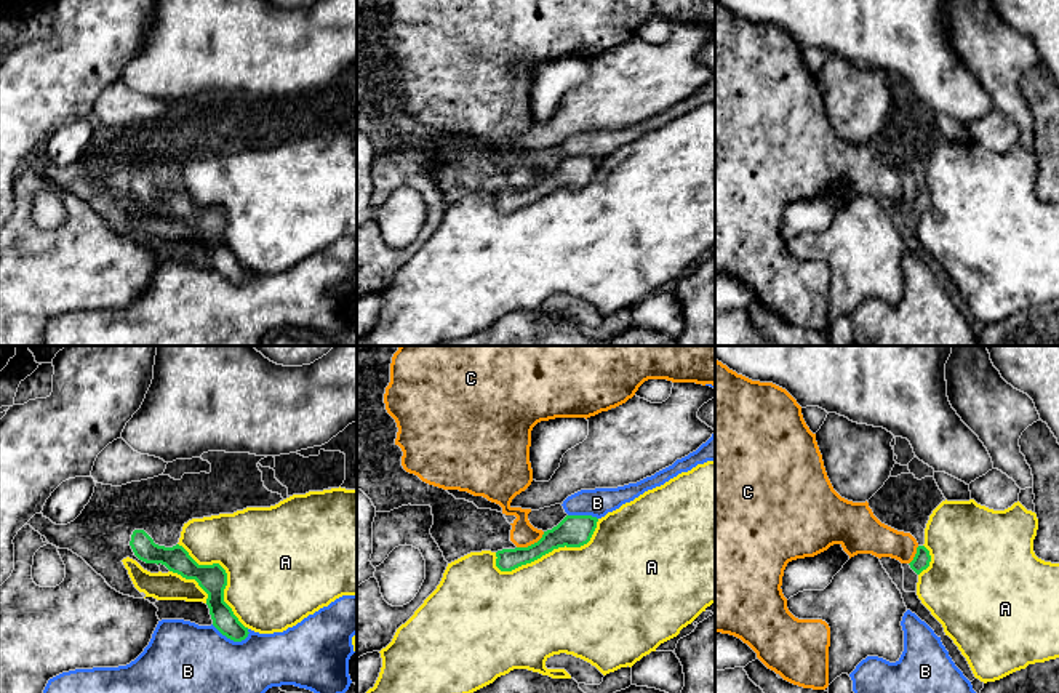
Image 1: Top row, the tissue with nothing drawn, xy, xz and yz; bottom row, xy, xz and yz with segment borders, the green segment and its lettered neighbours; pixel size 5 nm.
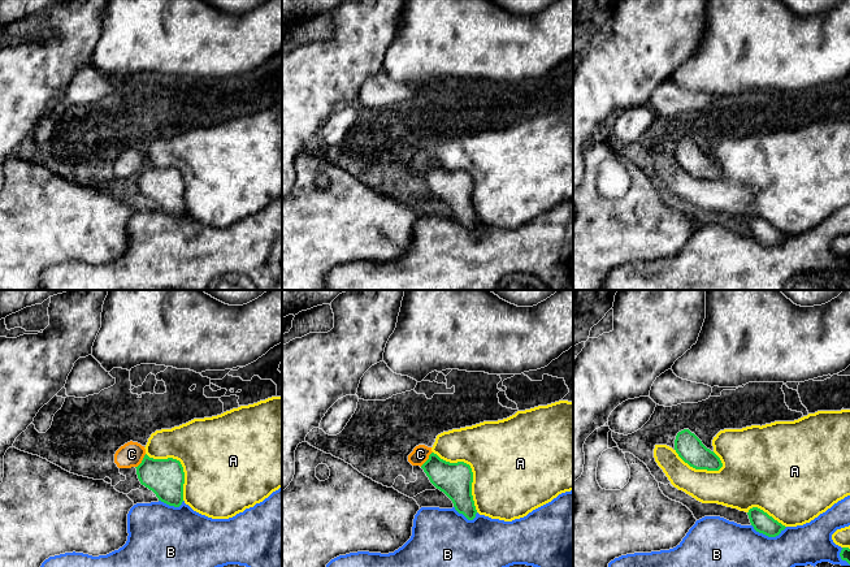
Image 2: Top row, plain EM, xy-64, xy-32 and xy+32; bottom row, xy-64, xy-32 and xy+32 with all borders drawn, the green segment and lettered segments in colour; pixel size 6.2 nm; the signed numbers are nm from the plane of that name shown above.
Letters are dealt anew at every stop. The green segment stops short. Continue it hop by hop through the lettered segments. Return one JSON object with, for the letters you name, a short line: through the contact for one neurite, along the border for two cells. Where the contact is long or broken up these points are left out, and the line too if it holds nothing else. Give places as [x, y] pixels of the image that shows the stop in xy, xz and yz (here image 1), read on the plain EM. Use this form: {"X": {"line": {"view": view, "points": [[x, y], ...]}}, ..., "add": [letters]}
{"add": []}

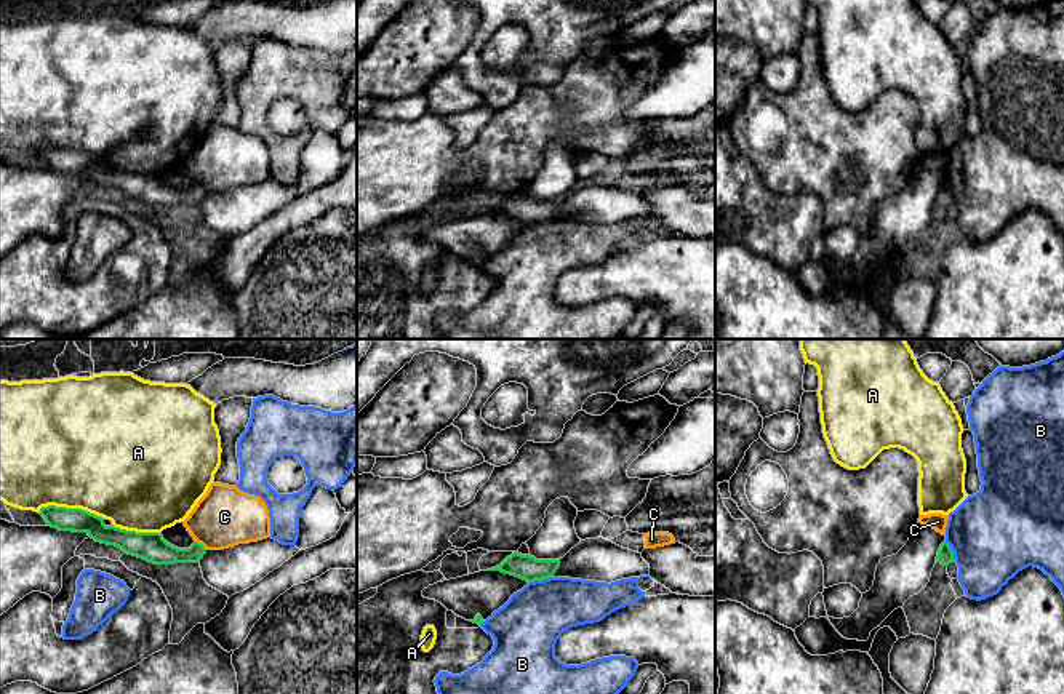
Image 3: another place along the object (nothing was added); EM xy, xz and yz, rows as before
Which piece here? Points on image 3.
{"add": []}

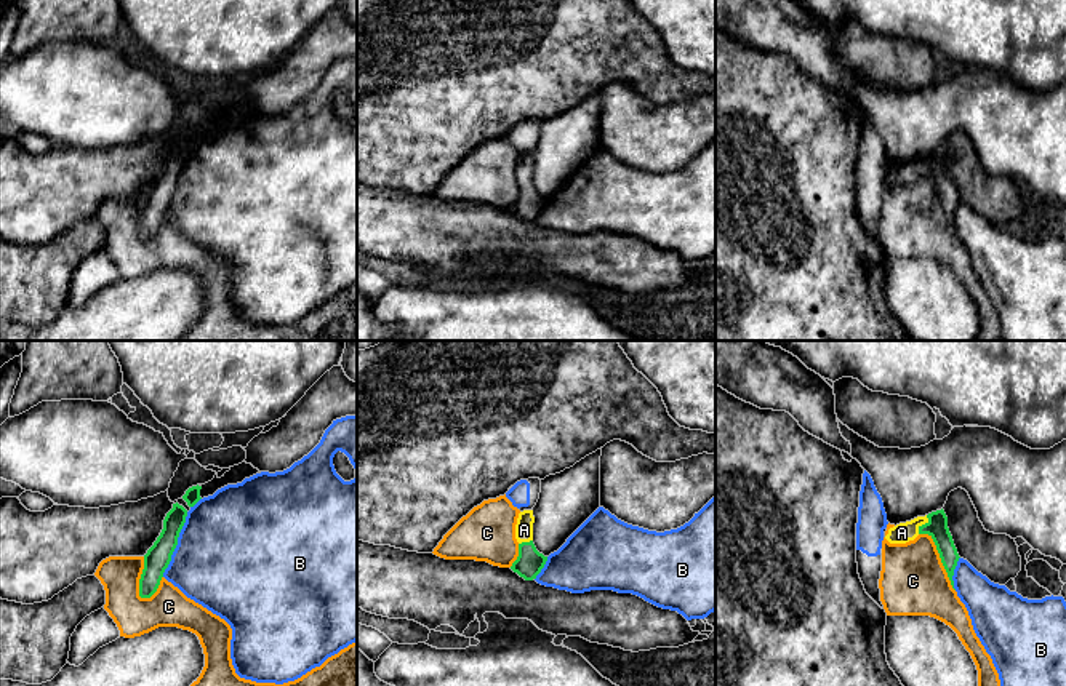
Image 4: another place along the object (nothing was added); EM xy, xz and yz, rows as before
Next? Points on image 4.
{"A": {"line": {"view": "yz", "points": [[937, 168], [922, 167], [901, 175]]}}, "add": ["A"]}

